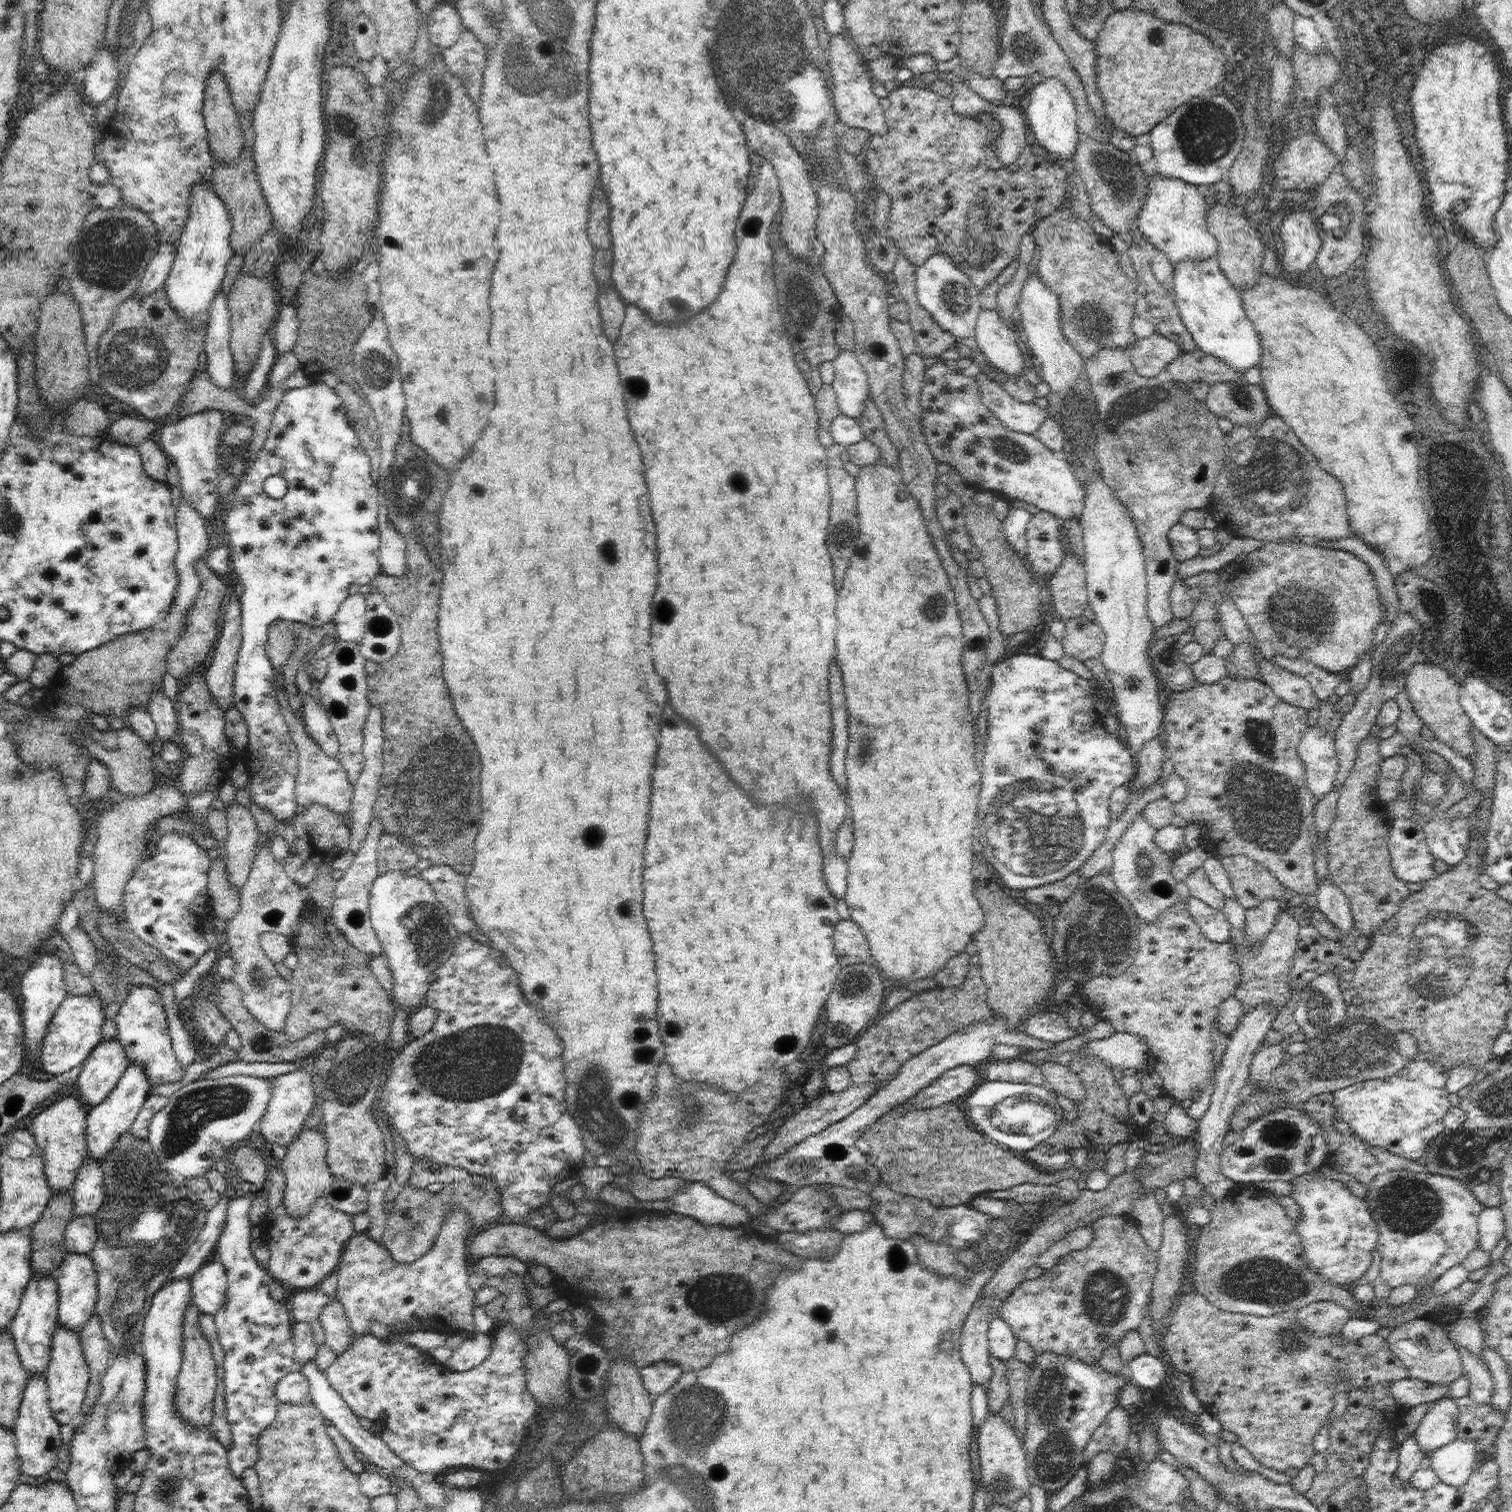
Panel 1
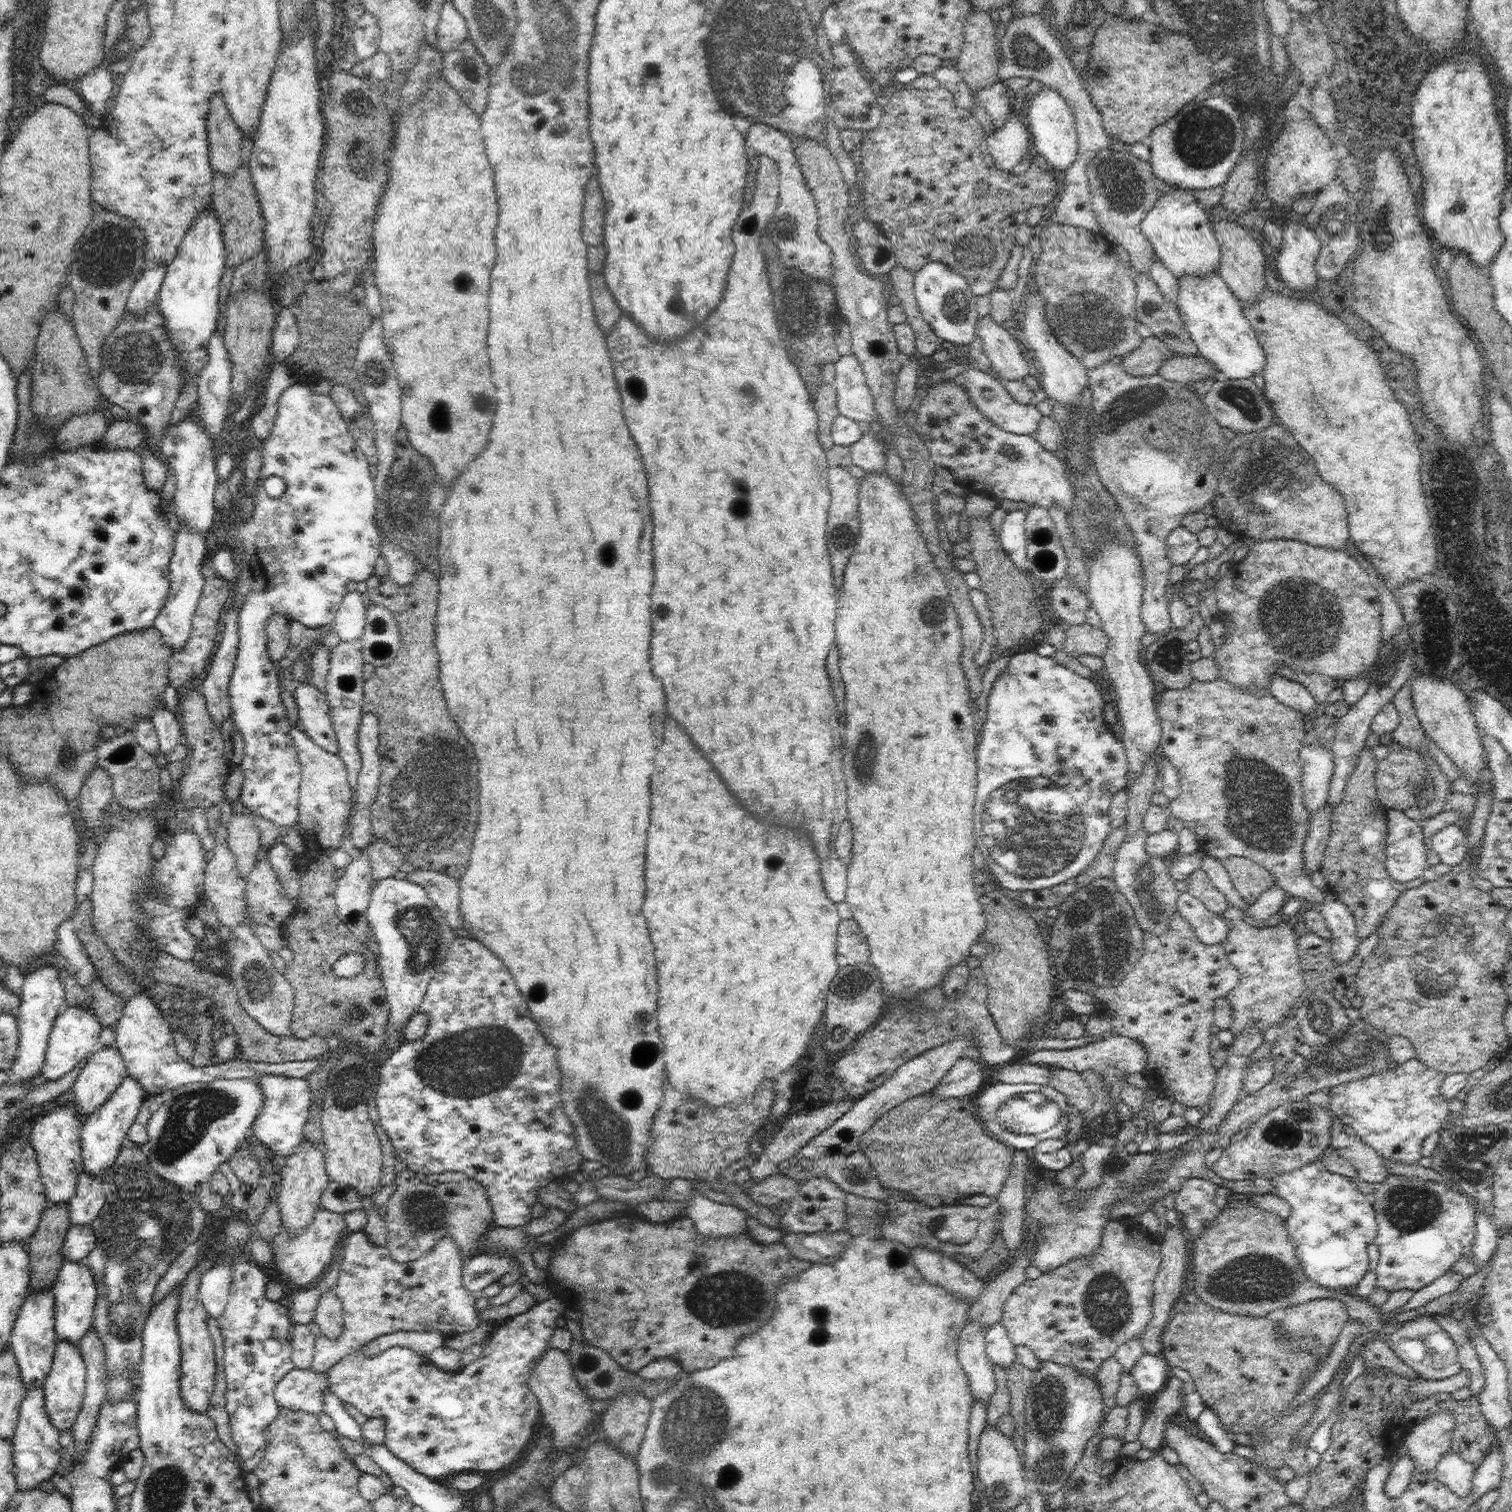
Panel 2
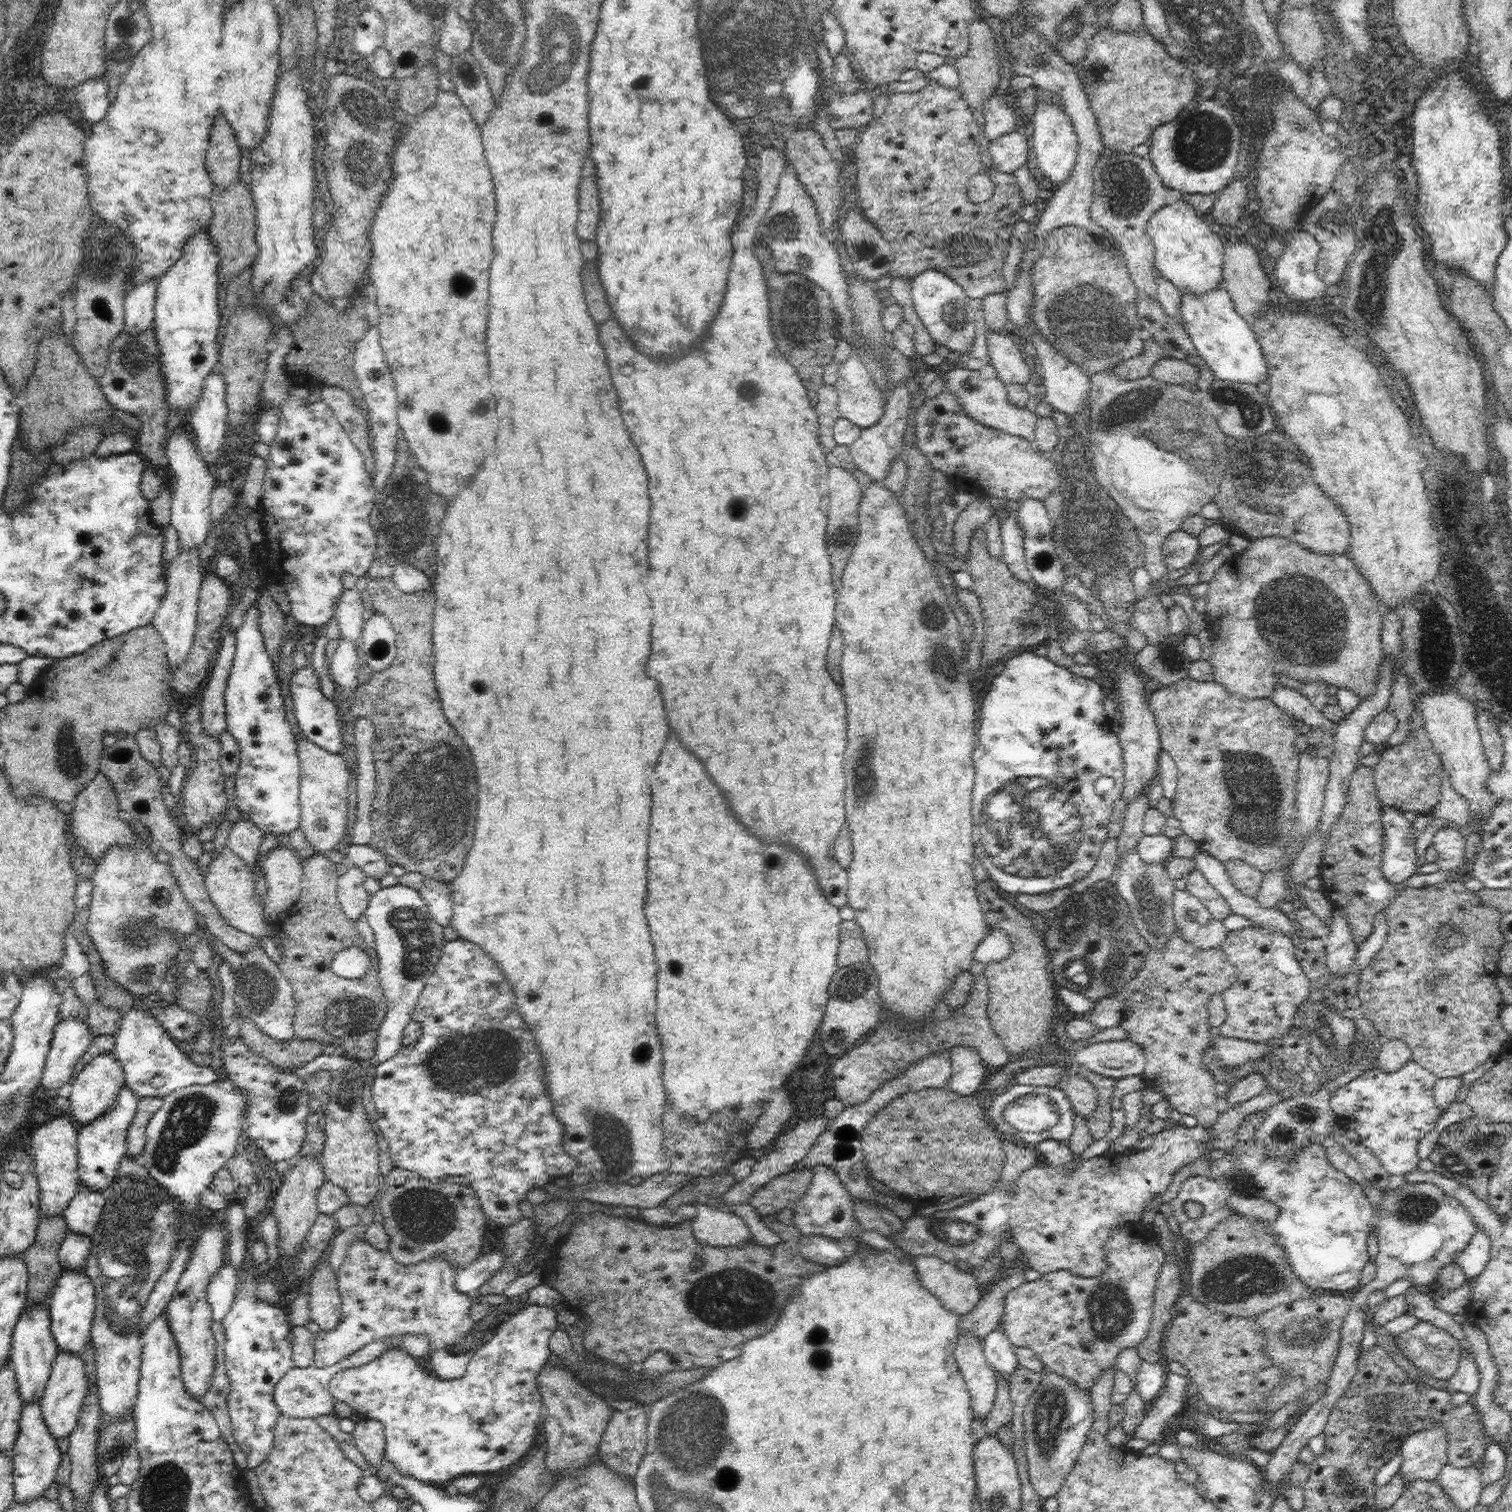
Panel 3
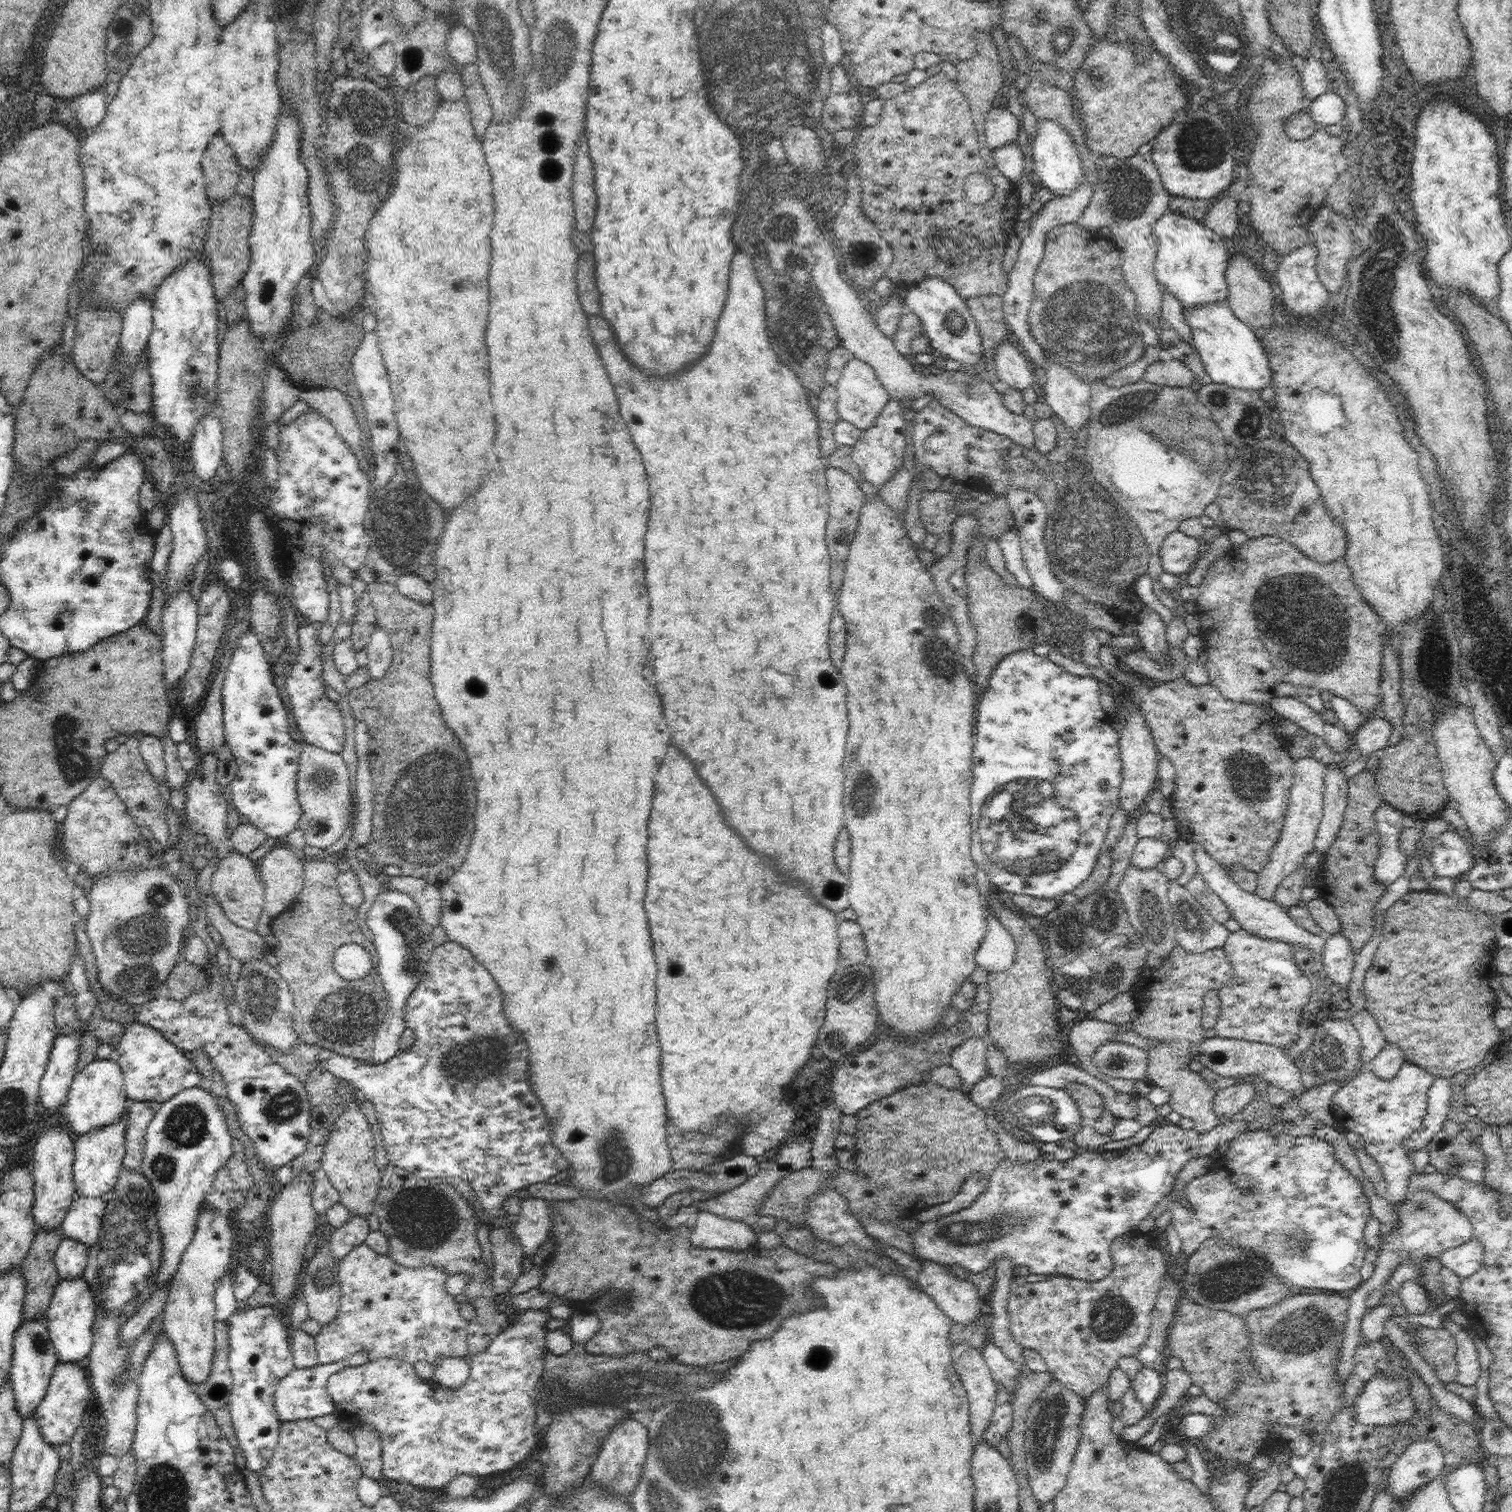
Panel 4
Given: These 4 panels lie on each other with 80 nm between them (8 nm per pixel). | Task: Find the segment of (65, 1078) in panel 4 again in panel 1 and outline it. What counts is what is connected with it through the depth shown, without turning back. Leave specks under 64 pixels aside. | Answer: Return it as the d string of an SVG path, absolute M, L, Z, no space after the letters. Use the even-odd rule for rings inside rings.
M96 992L92 996L74 997L68 994L64 1002L58 1006L54 1017L50 1019L49 1032L43 1040L40 1060L45 1072L55 1076L82 1064L103 1039L105 1020L103 1002Z

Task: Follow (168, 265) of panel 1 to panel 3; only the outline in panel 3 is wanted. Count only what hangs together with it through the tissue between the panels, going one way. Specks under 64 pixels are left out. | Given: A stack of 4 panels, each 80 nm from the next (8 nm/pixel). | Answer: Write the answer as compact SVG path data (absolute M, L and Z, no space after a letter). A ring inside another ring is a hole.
M156 279L140 286L128 288L125 294L125 330L131 336L139 336L154 324Z

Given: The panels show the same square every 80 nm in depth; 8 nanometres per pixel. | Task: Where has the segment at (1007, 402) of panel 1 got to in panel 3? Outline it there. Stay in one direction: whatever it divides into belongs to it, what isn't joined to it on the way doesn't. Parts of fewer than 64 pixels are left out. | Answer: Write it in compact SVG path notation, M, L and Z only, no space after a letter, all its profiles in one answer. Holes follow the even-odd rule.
M955 366L945 374L945 390L957 396L960 406L976 422L1010 435L1020 436L1036 446L1035 426L1039 416L1027 407L1018 408L1008 398L1004 382L999 378L984 378L979 371Z

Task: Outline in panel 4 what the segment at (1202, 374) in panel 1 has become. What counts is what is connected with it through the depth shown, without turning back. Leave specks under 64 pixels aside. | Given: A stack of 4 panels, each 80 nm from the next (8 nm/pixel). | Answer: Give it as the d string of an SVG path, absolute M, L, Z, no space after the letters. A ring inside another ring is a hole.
M1172 359L1170 361L1158 360L1153 362L1144 373L1143 378L1152 383L1164 386L1189 387L1195 382L1195 376L1187 364Z

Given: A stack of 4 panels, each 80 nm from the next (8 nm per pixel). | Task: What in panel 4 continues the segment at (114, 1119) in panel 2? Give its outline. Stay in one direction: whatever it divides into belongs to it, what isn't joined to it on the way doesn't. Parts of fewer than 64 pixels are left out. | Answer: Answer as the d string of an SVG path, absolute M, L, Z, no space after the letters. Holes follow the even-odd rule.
M126 1098L126 1109L118 1122L102 1128L95 1128L82 1136L75 1137L73 1179L77 1196L97 1198L104 1196L108 1190L113 1190L115 1187L125 1157L125 1132L127 1129L125 1120L130 1105L131 1100Z

